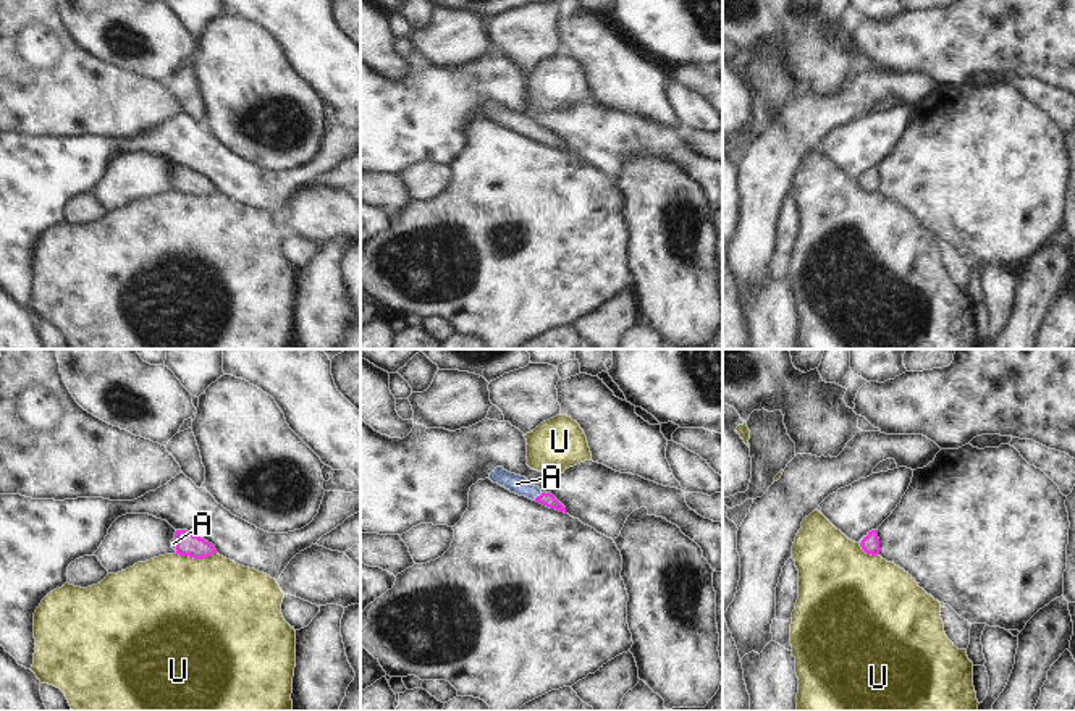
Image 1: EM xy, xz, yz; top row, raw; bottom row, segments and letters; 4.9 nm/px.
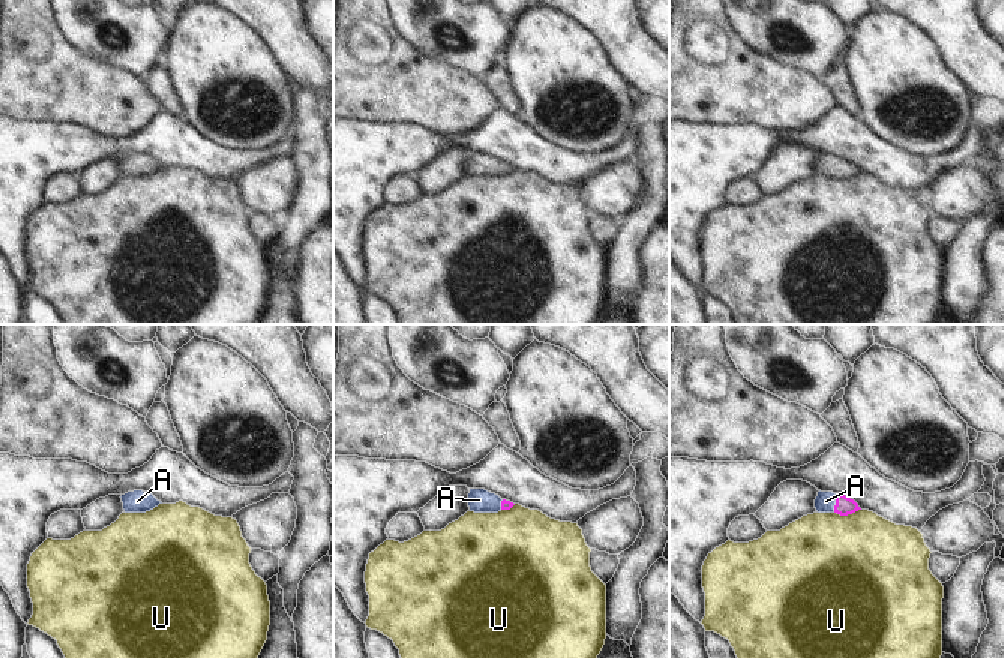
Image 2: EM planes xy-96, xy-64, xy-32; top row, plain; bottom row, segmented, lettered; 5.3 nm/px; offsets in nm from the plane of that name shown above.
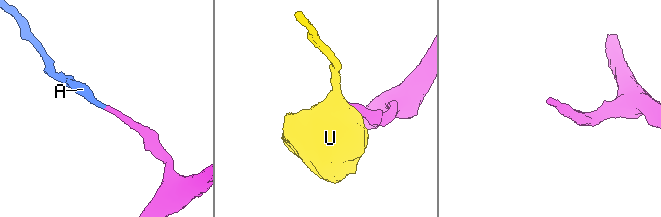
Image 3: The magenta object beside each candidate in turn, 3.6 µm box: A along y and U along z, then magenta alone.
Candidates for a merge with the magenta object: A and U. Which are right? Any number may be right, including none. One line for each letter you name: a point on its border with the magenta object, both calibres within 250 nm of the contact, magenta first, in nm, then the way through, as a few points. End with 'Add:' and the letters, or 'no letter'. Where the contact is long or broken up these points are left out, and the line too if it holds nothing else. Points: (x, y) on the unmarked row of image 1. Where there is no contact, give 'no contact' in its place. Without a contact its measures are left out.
A: meets magenta in xz at (537, 134); 70 nm thick on the magenta side, 90 nm on the other; runs through xz (548, 138), (537, 134), (516, 122)
Add: A

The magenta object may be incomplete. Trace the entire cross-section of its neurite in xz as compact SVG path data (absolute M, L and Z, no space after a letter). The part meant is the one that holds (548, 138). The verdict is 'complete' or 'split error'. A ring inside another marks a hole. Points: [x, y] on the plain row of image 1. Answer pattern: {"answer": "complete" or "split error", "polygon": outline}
{"answer": "split error", "polygon": "M496 105L490 111L490 118L493 121L504 124L511 131L525 134L525 136L537 139L550 147L556 147L556 149L566 152L566 145L551 131L542 129L538 124L532 123L525 115L511 111L508 108L504 108L503 105Z"}

